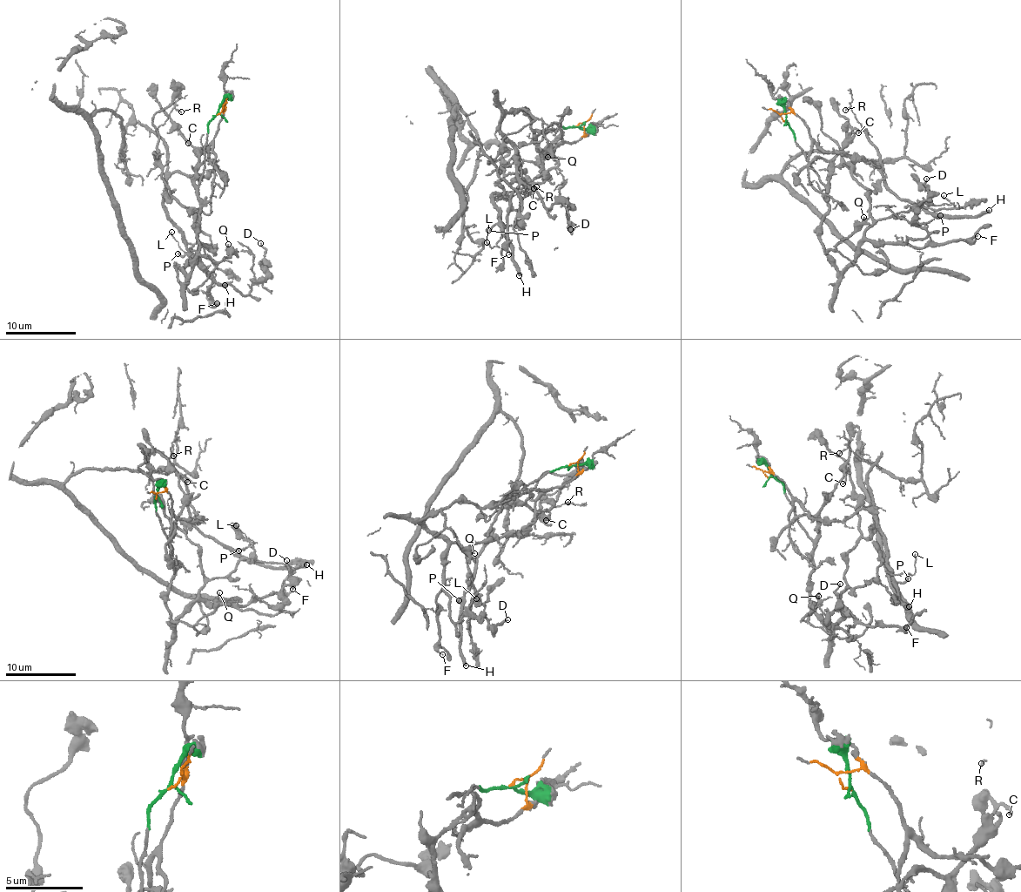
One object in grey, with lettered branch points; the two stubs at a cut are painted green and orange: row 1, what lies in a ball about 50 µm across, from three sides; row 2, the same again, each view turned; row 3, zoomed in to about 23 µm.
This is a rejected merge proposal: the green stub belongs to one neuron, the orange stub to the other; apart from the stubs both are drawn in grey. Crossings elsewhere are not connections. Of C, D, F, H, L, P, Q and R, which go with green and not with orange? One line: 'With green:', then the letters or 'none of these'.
With green: C, D, F, Q

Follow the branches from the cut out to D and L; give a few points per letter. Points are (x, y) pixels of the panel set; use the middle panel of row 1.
D: (577, 126), (536, 135), (522, 106), (500, 125), (519, 179), (548, 207), (567, 205), (570, 229)
L: (577, 126), (585, 124), (584, 136), (557, 146), (542, 182), (491, 199), (505, 228), (492, 248), (487, 242)

